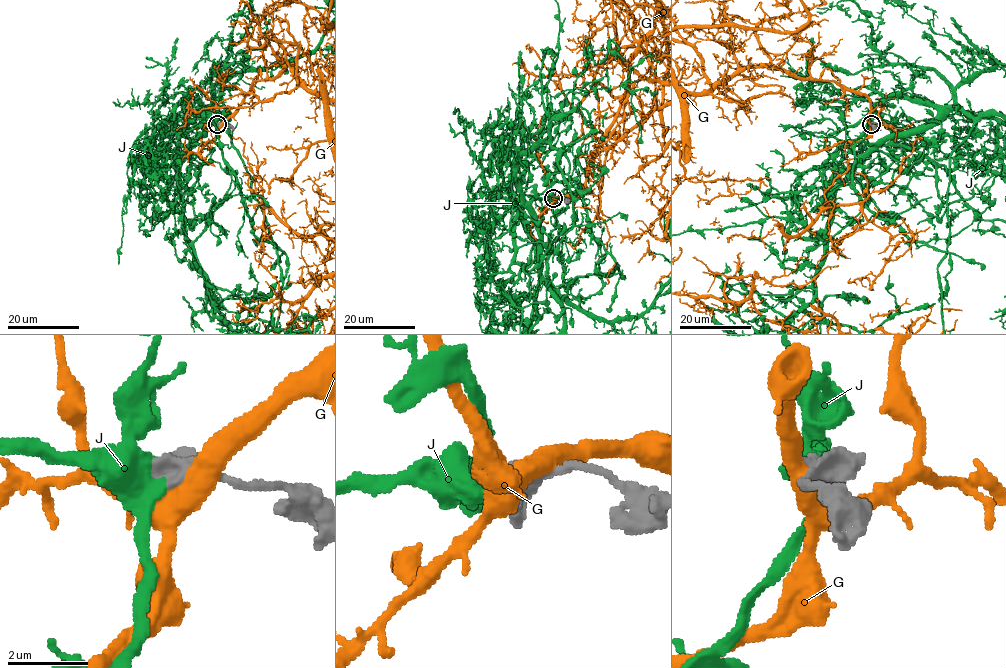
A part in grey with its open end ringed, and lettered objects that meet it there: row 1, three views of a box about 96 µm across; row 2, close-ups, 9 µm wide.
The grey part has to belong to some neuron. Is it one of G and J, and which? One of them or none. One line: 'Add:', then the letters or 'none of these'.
Add: J

